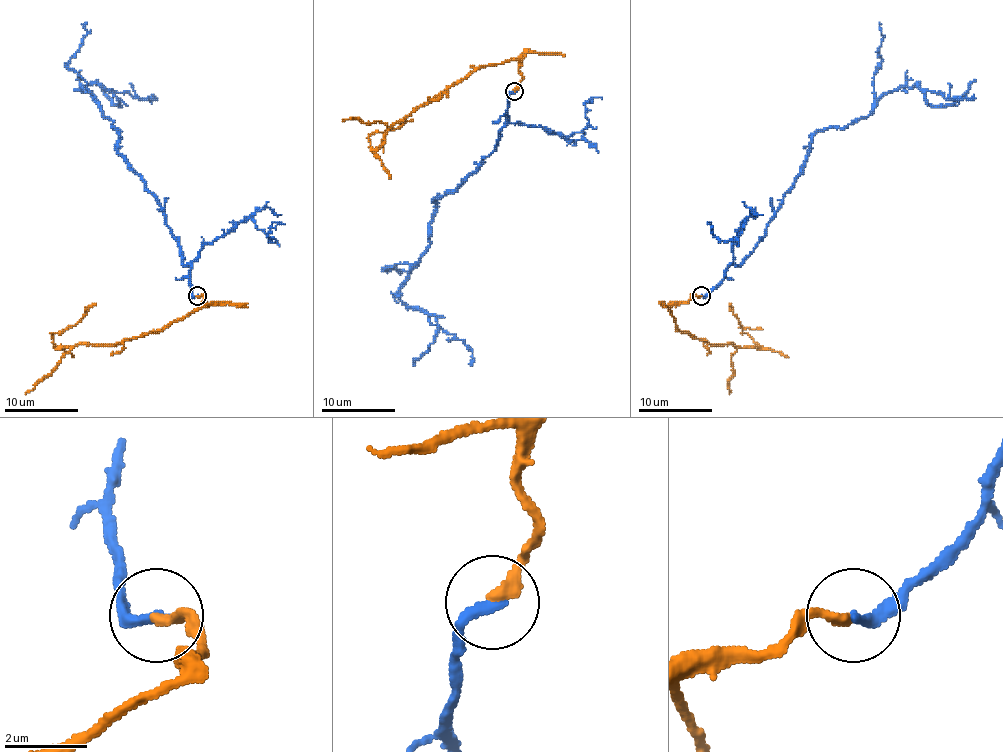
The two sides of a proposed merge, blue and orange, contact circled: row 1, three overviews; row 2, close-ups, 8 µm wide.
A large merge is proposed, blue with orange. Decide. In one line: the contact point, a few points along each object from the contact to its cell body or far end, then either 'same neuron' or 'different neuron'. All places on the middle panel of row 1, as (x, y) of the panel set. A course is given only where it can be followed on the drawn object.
place (514, 91); course blue (515, 91), (498, 143), (453, 191), (435, 199), (429, 247), (400, 289), (402, 301), (437, 323), (415, 365); course orange (515, 91), (522, 78), (516, 60), (474, 69), (426, 104), (416, 106), (374, 149), (370, 136), (413, 119); same neuron

